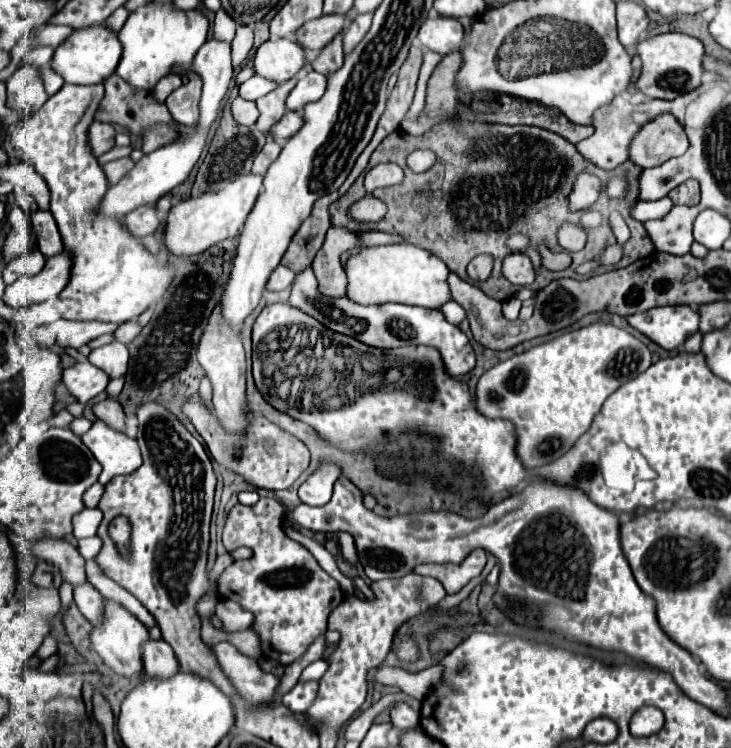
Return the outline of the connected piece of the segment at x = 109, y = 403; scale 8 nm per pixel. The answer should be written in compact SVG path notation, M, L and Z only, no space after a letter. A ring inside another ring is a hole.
M105 398L93 406L93 412L99 420L105 420L111 428L121 430L121 432L125 430L125 414L123 414L123 408L117 400Z

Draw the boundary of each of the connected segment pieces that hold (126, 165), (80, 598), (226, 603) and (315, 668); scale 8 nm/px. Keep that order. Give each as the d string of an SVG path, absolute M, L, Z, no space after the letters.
M119 158L119 160L113 160L113 162L109 162L109 164L105 164L103 166L103 170L105 170L105 174L107 174L107 180L111 182L111 184L115 184L115 182L119 182L121 178L123 178L123 174L127 174L131 168L133 168L133 160L131 158Z
M89 582L75 588L75 604L77 604L77 608L81 610L81 614L83 614L91 624L97 624L97 622L99 622L103 598L101 598L101 594L99 594Z
M221 600L217 604L217 616L223 622L223 630L247 630L253 626L255 618L251 612L247 612L245 608L241 608L239 604L235 604L233 600Z
M317 660L317 662L309 664L309 666L303 670L299 682L309 682L309 680L319 682L319 680L323 678L323 674L327 672L327 668L329 668L329 662L327 662L327 660Z

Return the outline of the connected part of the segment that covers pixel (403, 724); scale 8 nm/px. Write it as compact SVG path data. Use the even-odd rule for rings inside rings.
M407 703L394 704L390 712L391 724L395 724L401 730L417 728L420 722L419 712L415 712Z

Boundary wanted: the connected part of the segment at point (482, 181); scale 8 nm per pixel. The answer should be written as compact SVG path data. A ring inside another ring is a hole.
M441 122L437 124L431 132L423 134L423 136L409 136L401 130L395 130L391 132L379 146L377 150L373 152L373 158L369 160L369 168L373 168L375 164L379 162L395 162L399 164L403 170L405 170L405 178L401 184L397 186L389 186L389 188L379 188L373 192L375 198L383 200L387 204L387 214L383 216L383 220L379 222L357 222L355 218L349 216L349 208L355 204L355 200L361 200L367 192L363 188L363 176L361 174L355 184L347 190L345 196L341 196L337 202L331 204L329 212L331 212L331 222L333 224L339 224L339 226L345 226L345 228L355 228L355 230L381 230L381 232L397 232L397 234L403 234L405 238L409 238L411 244L417 244L429 252L433 252L435 256L439 256L447 268L455 274L459 274L463 280L467 282L473 282L469 276L467 276L467 264L477 256L477 254L491 254L495 258L495 266L493 266L493 274L489 276L489 280L485 282L473 282L477 288L481 288L487 296L503 302L503 300L509 300L511 296L515 296L515 292L519 290L519 286L511 284L503 274L501 274L501 260L513 252L509 246L507 246L507 240L513 236L513 234L525 234L529 238L529 246L525 248L525 252L531 256L531 262L535 266L535 272L537 272L537 278L531 286L533 292L545 288L553 278L559 278L557 272L551 272L547 268L543 268L541 264L541 256L539 252L535 250L535 246L545 240L549 244L549 250L551 252L563 252L563 248L559 246L557 242L557 230L561 228L563 222L579 222L579 212L569 212L569 194L573 190L573 184L575 184L575 178L577 178L577 166L583 166L583 172L591 172L595 174L601 182L607 182L615 172L627 172L629 176L629 182L631 182L631 192L627 198L621 198L621 200L611 200L607 198L607 194L601 190L601 196L599 200L591 206L593 210L599 210L603 216L605 216L605 222L599 230L595 232L589 232L589 240L587 240L587 246L577 252L577 254L571 254L573 258L573 264L567 268L567 270L561 270L561 278L579 278L575 274L575 266L583 264L583 262L589 262L589 260L595 260L599 256L601 250L605 250L607 246L611 246L615 240L611 228L609 228L609 214L613 210L621 212L623 220L627 222L629 230L631 230L631 246L633 248L645 248L647 252L643 254L651 254L655 248L651 244L651 238L643 226L643 222L635 220L631 216L631 208L637 204L639 200L639 186L635 184L635 178L639 178L639 174L643 172L643 168L639 168L637 164L631 164L631 160L623 162L621 166L617 166L615 170L611 172L605 172L601 168L595 168L595 164L591 164L589 160L585 160L579 150L563 140L563 136L555 134L555 132L549 132L549 130L543 130L543 128L535 128L535 126L501 126L501 124L471 124L471 122ZM419 148L427 148L427 150L433 150L435 156L437 156L437 162L433 164L433 168L429 168L427 172L423 174L415 174L409 170L405 158L413 152L413 150L419 150Z

